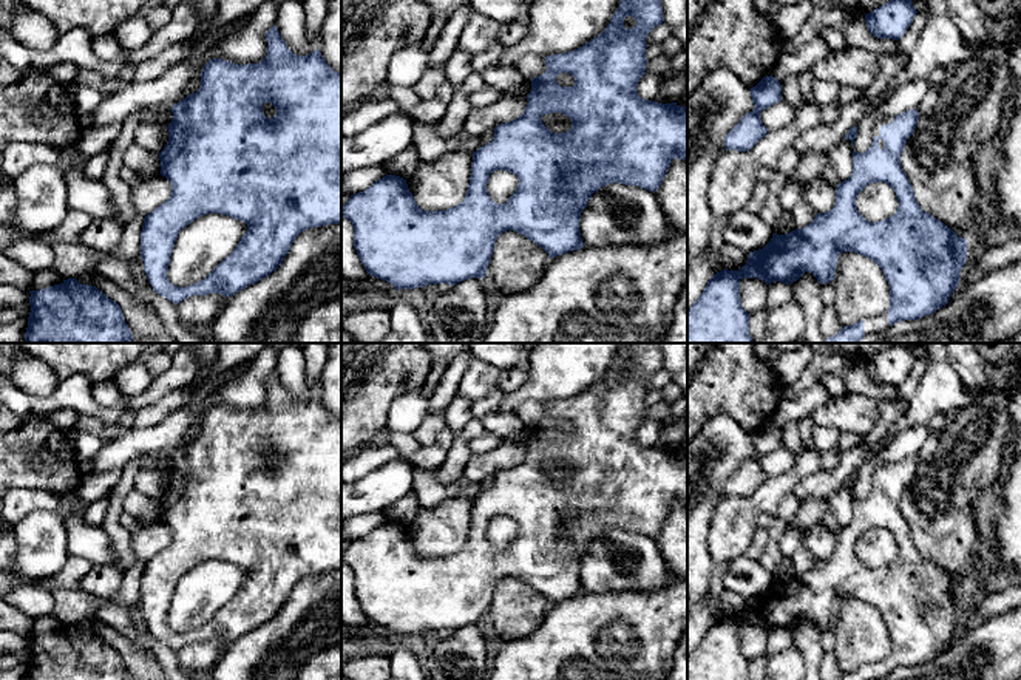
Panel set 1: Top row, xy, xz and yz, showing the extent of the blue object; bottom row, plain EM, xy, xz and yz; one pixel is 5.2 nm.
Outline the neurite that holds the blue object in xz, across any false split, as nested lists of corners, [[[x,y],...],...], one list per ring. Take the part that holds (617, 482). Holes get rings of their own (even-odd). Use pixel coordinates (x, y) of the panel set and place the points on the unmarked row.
[[[622,343],[618,355],[612,362],[609,372],[598,383],[592,385],[590,388],[587,388],[585,391],[582,391],[581,394],[575,397],[544,403],[547,417],[531,425],[531,437],[527,440],[528,450],[524,459],[511,468],[499,470],[494,474],[493,487],[477,495],[473,499],[468,536],[466,536],[463,547],[457,550],[456,553],[451,553],[448,556],[436,556],[436,558],[422,556],[416,550],[414,542],[408,535],[406,525],[395,522],[395,521],[386,521],[382,525],[375,527],[366,536],[351,541],[349,547],[341,553],[341,563],[352,569],[354,593],[366,618],[372,623],[377,623],[380,626],[391,629],[395,634],[395,637],[416,635],[416,634],[423,634],[428,631],[440,631],[440,629],[448,629],[454,632],[463,626],[485,624],[487,615],[488,615],[493,597],[494,597],[494,589],[500,580],[507,576],[514,576],[527,583],[533,589],[536,589],[539,593],[542,593],[548,600],[550,604],[555,604],[558,601],[579,597],[581,593],[584,593],[581,576],[579,576],[581,558],[587,553],[587,549],[592,544],[592,541],[598,538],[601,533],[618,529],[618,530],[626,530],[626,532],[636,532],[649,538],[656,538],[667,519],[670,508],[677,504],[687,507],[687,453],[680,453],[677,448],[658,450],[655,447],[646,447],[639,444],[636,439],[636,431],[639,425],[646,420],[646,410],[649,408],[646,405],[646,394],[647,394],[646,383],[655,372],[661,371],[663,368],[664,368],[664,363],[663,363],[663,354],[661,354],[660,343]],[[561,419],[572,420],[575,423],[575,431],[561,433],[556,428],[556,422]],[[550,459],[562,459],[568,462],[572,465],[572,474],[567,479],[559,479],[559,481],[550,478],[542,470],[542,465],[541,465],[544,461],[550,461]],[[496,516],[507,516],[516,521],[519,525],[517,535],[504,550],[496,550],[490,544],[490,539],[487,536],[490,521]]]

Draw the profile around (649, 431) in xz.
[[[646,419],[636,431],[636,439],[639,444],[646,447],[655,447],[663,430],[664,430],[664,425],[661,420]]]

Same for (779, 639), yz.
[[[774,627],[769,631],[768,644],[766,644],[768,655],[786,651],[789,648],[794,648],[794,641],[789,631],[780,627]]]

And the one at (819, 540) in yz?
[[[822,522],[809,527],[803,547],[806,547],[817,559],[829,558],[836,550],[836,533]]]

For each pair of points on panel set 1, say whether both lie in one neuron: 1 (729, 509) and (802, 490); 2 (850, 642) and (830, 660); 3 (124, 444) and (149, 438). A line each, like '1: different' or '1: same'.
1: different
2: different
3: same

